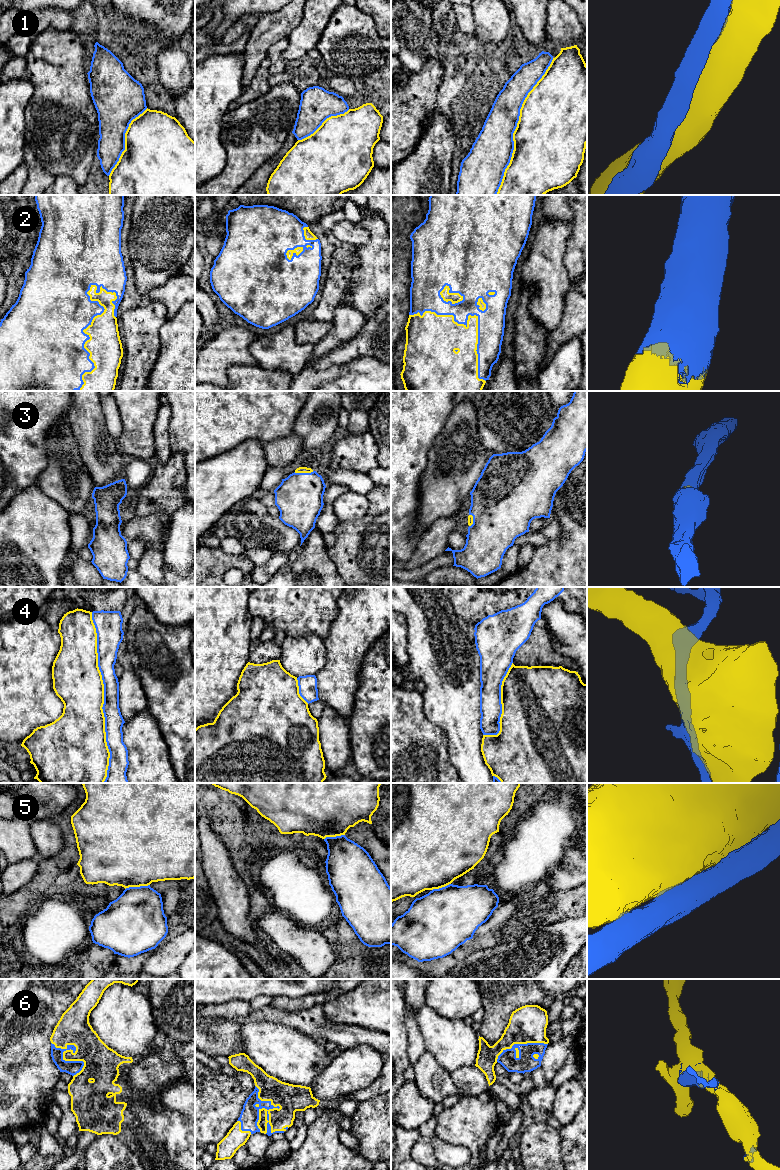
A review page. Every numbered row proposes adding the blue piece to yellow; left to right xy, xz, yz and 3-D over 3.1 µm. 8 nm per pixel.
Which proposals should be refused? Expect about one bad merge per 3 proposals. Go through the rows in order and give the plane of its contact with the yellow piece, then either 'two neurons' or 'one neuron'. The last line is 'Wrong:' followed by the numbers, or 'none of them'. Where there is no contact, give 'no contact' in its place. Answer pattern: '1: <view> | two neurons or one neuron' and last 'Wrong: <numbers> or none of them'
1: yz | two neurons
2: xy | one neuron
3: xz | one neuron
4: xy | two neurons
5: xy | one neuron
6: xz | one neuron
Wrong: 1, 4

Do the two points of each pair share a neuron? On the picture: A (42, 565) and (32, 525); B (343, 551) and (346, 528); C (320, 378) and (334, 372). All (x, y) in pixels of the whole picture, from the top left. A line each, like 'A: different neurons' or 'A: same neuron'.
A: same neuron
B: same neuron
C: same neuron

